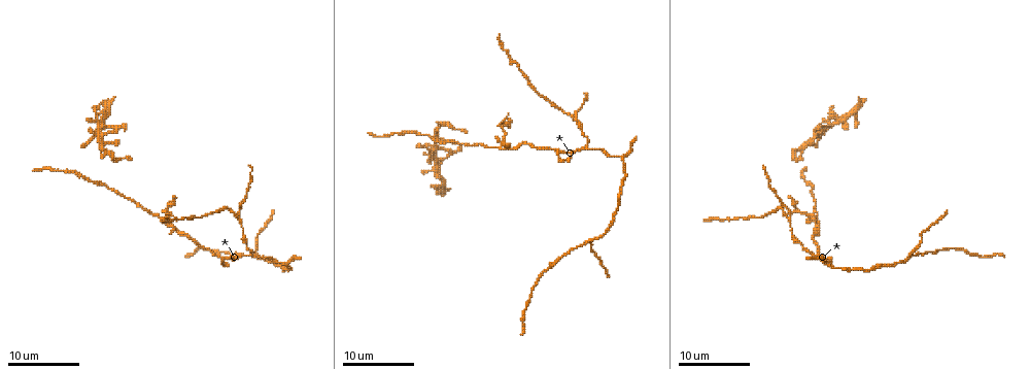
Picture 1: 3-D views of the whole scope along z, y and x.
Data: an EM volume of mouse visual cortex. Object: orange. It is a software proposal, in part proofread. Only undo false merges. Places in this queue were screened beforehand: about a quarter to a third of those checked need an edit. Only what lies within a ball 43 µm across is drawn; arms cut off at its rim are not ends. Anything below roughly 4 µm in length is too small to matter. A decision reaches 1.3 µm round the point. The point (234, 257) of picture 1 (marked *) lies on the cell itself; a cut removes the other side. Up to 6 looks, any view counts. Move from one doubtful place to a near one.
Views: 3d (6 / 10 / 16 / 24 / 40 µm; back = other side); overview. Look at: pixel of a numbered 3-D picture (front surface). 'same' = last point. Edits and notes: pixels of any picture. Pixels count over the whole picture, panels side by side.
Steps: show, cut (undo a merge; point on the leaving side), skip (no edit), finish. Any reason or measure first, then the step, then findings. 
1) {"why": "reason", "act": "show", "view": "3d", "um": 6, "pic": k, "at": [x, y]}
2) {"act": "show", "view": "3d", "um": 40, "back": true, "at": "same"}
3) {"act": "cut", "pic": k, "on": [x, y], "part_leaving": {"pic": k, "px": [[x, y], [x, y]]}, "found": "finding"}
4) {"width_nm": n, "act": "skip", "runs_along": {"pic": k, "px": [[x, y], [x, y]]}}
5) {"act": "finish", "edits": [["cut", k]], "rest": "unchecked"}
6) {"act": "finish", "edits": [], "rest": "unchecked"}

{"why": "three arms meet", "act": "show", "view": "3d", "um": 16, "pic": 1, "at": [591, 242]}

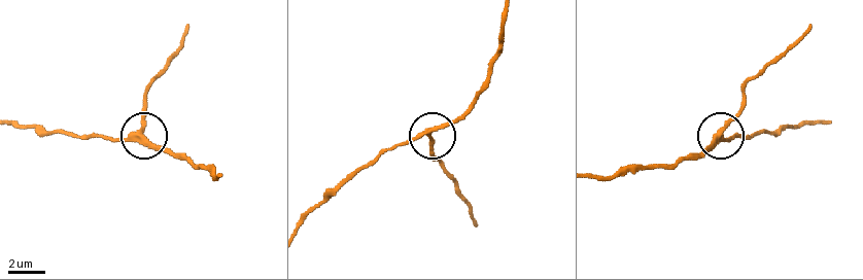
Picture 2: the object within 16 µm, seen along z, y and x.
{"arms": 3, "act": "skip", "runs_along": {"pic": 2, "px": [[508, 11], [488, 85], [463, 113], [430, 136], [430, 158]]}, "found": "one cell here"}

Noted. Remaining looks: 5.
{"why": "three-way junction", "act": "show", "view": "3d", "um": 10, "pic": 1, "at": [586, 148]}

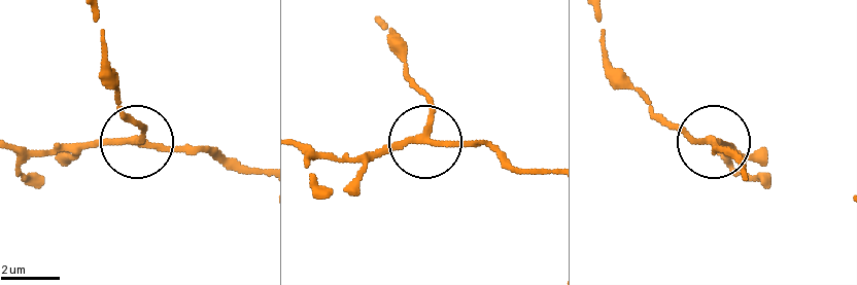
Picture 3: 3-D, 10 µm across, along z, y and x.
{"width_nm": 200, "act": "skip", "runs_along": {"pic": 3, "px": [[358, 158], [419, 141], [430, 107], [407, 72]]}, "found": "all the same cell"}

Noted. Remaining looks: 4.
{"why": "side arm on a straight run", "act": "show", "view": "3d", "um": 10, "pic": 1, "at": [572, 114]}

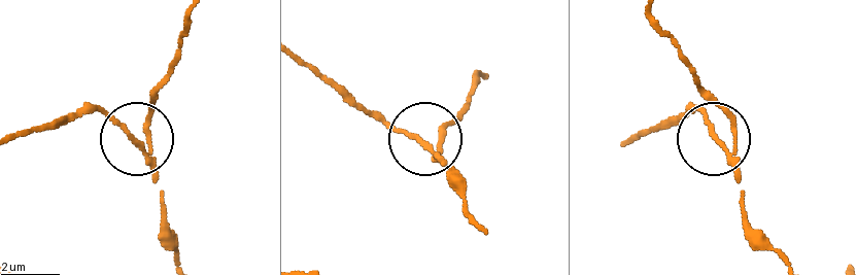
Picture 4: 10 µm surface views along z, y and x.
{"act": "show", "view": "3d", "um": 10, "back": true, "pic": 4, "at": [139, 143]}

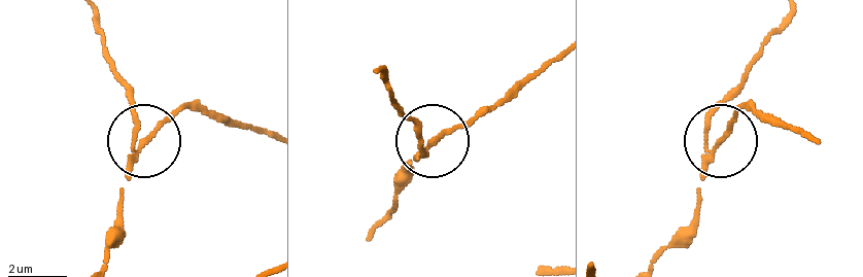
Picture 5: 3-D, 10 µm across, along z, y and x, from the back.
{"arms": 3, "act": "cut", "pic": 5, "on": [133, 117], "part_leaving": {"pic": 5, "px": [[127, 158], [134, 101], [97, 20]]}, "found": "a second cell is stuck on"}

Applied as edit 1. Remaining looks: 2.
{"act": "finish", "edits": [["cut", 5]], "rest": "unchecked"}

